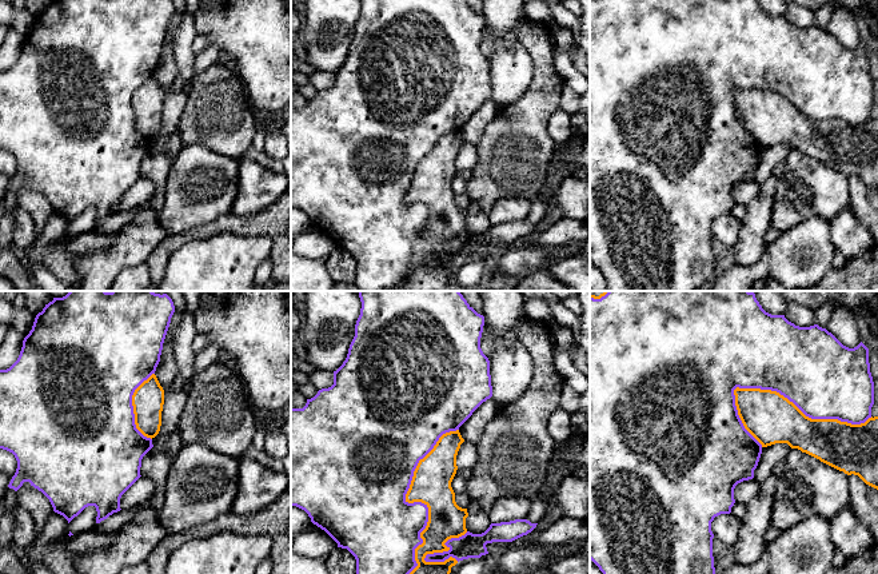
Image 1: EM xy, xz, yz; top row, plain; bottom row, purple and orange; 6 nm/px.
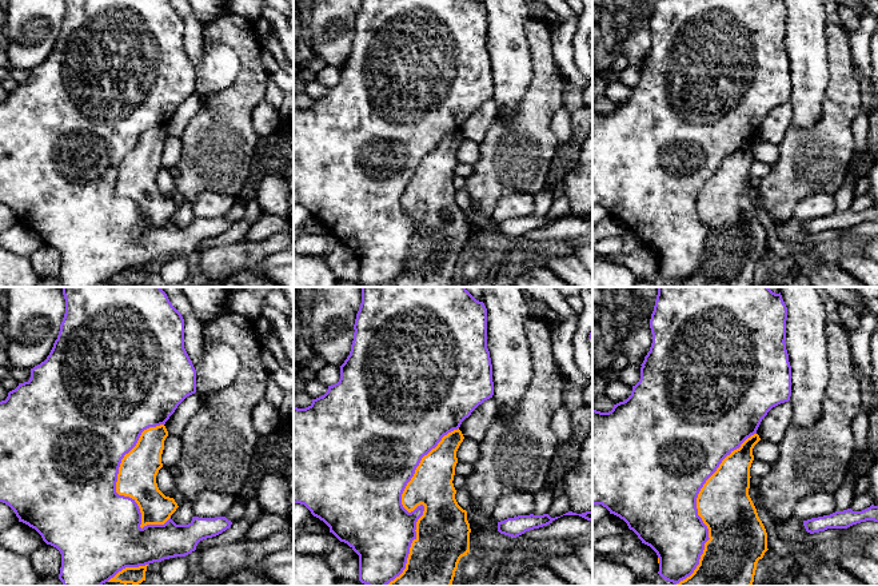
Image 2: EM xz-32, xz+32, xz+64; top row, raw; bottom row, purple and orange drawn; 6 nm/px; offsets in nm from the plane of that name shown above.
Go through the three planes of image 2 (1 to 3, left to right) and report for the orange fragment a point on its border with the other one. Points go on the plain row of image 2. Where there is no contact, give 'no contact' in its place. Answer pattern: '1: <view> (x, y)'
1: xz-32 (118, 174)
2: xz+32 (412, 212)
3: xz+64 (697, 210)

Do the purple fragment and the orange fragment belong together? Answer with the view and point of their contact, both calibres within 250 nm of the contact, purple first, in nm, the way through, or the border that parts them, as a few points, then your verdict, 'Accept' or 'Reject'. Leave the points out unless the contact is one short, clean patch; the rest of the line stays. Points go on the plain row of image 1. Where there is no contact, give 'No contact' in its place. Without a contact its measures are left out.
Touches purple at yz (802, 112). Thickness 480 nm (purple) against 300 nm. Reject

